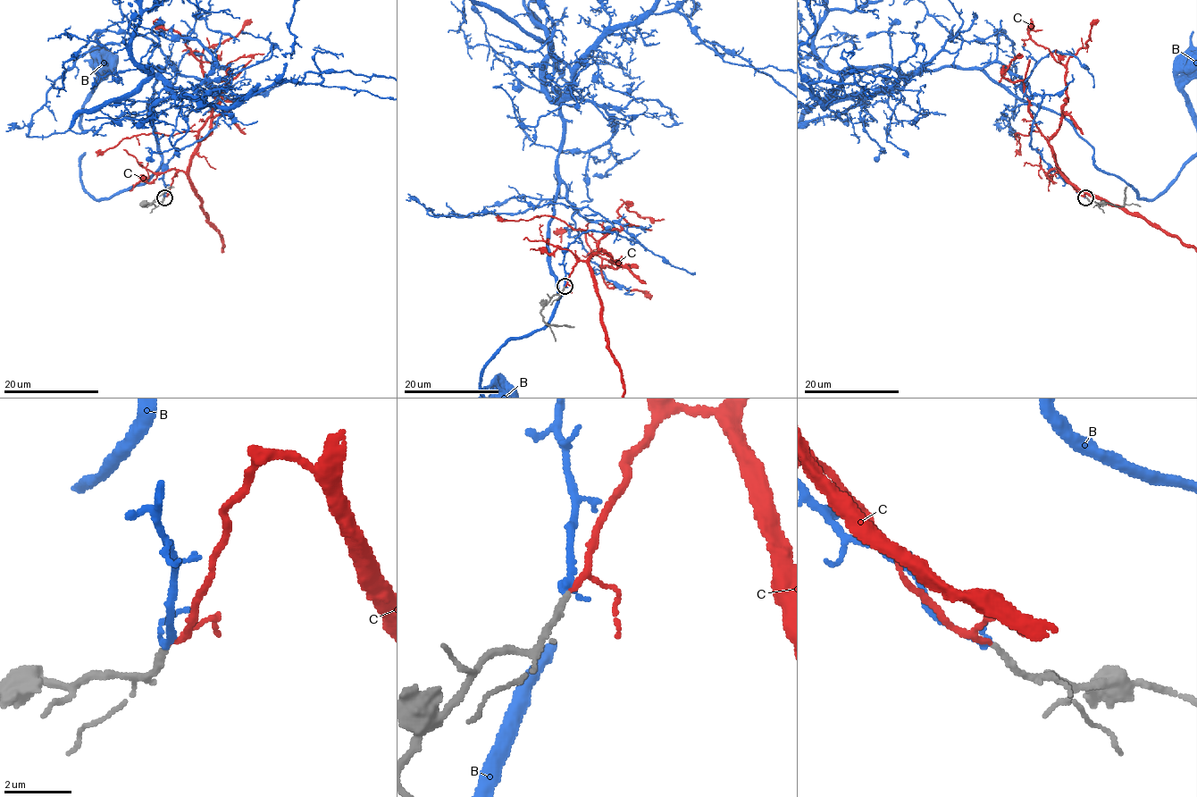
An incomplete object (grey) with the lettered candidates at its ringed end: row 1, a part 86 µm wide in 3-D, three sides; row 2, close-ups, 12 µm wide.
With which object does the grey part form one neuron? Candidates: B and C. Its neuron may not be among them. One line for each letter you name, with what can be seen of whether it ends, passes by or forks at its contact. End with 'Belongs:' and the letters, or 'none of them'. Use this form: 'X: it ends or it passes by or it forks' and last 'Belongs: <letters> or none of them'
C: it passes by
Belongs: C

